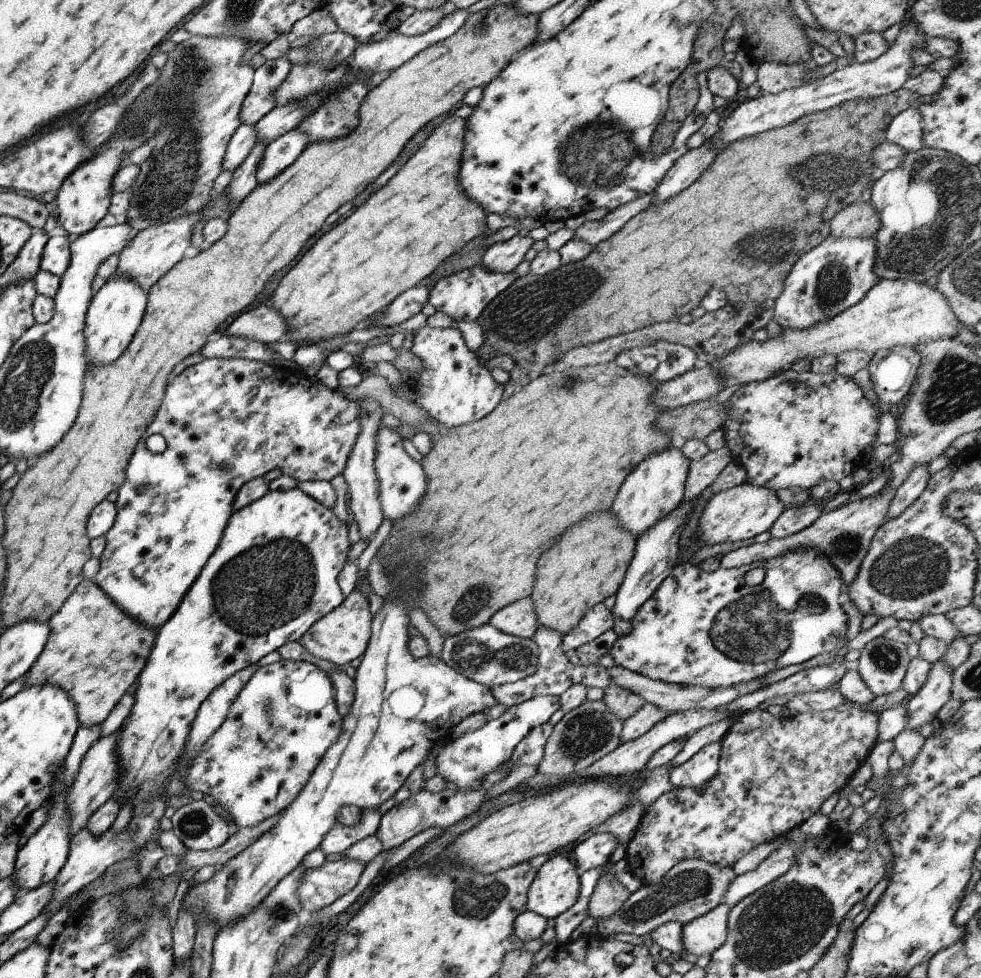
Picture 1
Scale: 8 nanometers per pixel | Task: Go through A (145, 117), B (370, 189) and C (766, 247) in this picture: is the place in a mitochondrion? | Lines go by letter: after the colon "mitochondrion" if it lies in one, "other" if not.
A: mitochondrion
B: other
C: mitochondrion

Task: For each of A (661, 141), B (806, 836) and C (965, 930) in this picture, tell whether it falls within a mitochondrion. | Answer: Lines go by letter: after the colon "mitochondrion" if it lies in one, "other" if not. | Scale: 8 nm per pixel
A: mitochondrion
B: other
C: other

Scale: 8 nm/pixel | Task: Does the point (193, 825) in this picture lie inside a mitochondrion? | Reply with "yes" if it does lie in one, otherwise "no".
yes

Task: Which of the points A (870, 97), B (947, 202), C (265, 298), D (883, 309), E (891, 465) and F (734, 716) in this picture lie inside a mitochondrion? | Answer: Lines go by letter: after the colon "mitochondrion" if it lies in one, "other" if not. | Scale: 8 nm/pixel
A: other
B: mitochondrion
C: other
D: other
E: other
F: other

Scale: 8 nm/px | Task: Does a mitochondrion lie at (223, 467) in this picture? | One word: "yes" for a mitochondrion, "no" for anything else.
no

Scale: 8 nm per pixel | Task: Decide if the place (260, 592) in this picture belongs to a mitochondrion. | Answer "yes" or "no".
yes

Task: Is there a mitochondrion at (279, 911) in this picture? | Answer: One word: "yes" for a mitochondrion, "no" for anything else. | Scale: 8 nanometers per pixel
yes

